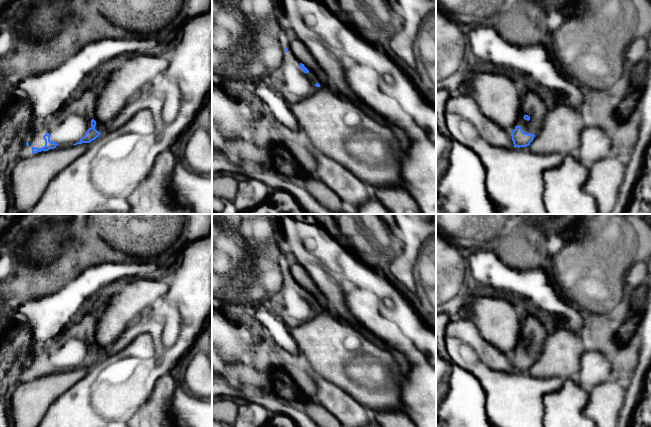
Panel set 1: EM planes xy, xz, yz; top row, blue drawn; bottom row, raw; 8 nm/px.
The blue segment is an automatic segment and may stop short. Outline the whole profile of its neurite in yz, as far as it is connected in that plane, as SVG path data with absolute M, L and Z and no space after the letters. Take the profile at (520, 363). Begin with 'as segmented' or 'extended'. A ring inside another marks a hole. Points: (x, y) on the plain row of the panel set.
extended; M528 316L524 320L515 353L511 356L514 371L530 369L541 353L547 335L546 328L536 317Z

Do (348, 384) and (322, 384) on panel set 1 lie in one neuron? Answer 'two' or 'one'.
two

